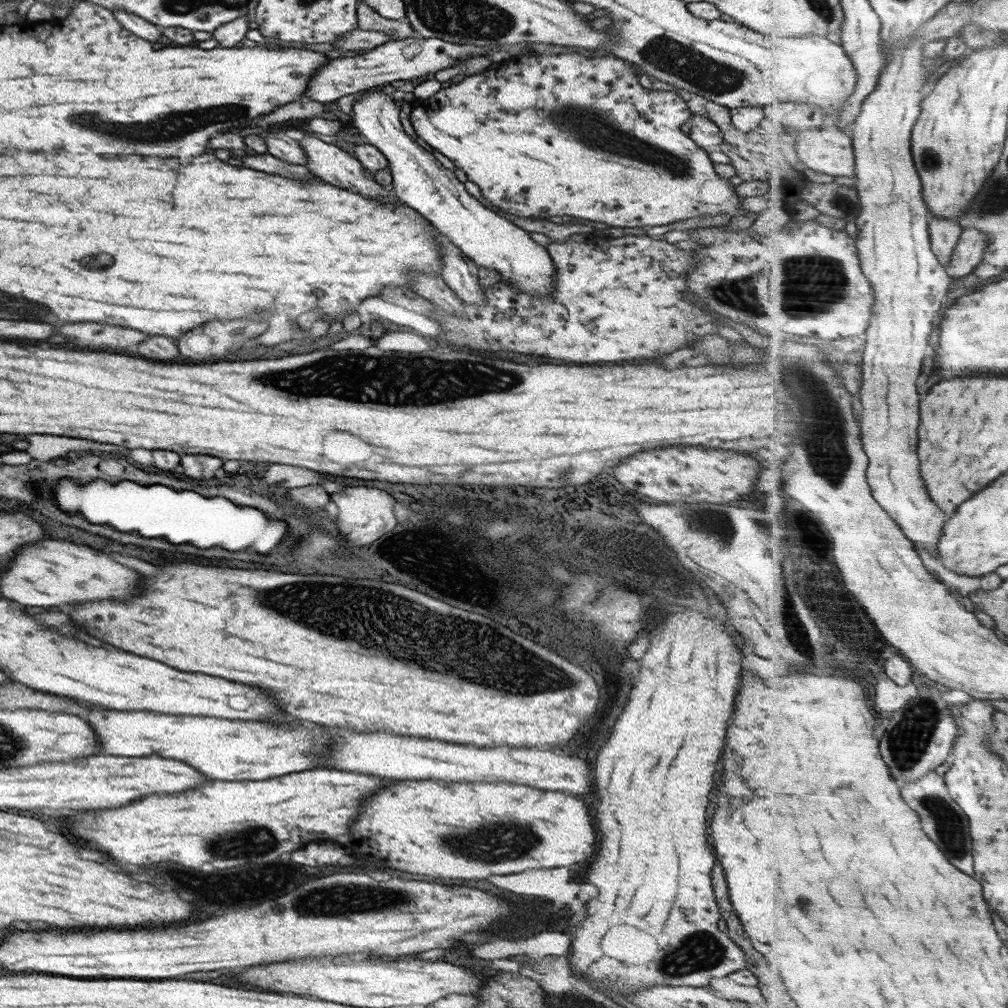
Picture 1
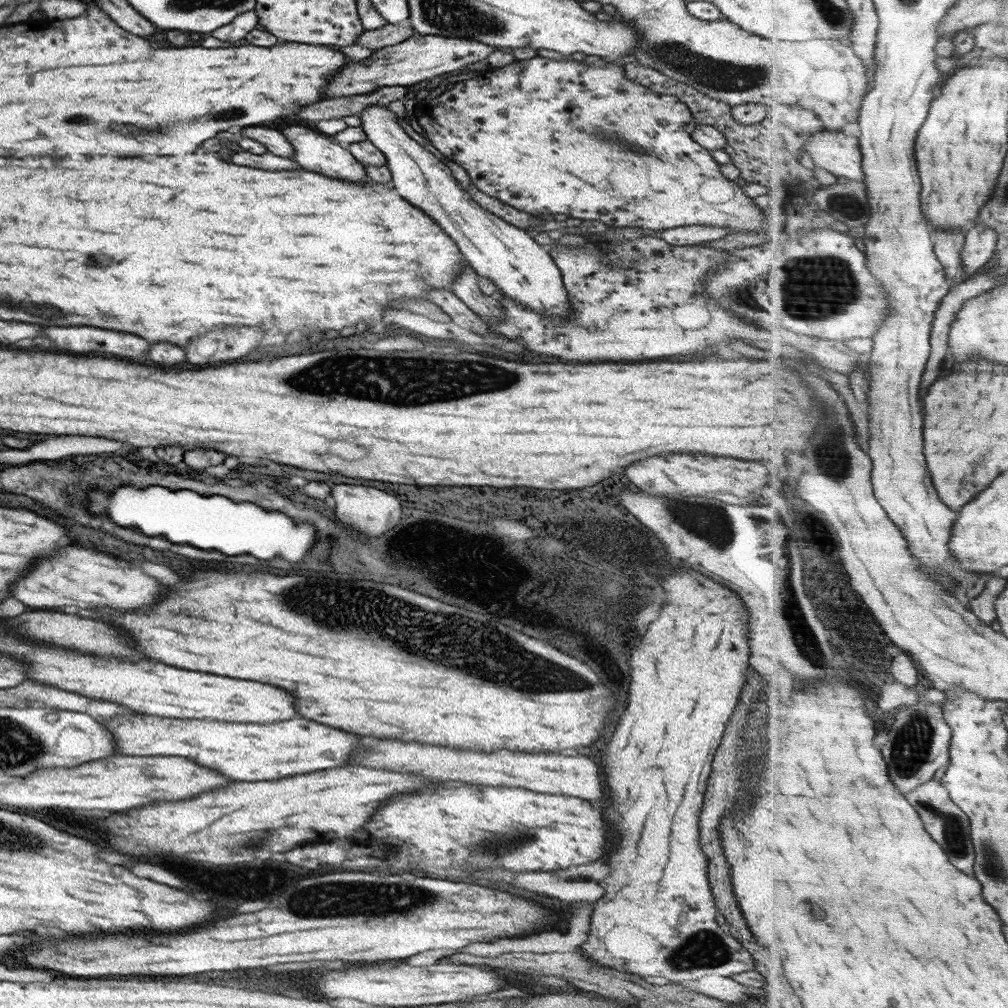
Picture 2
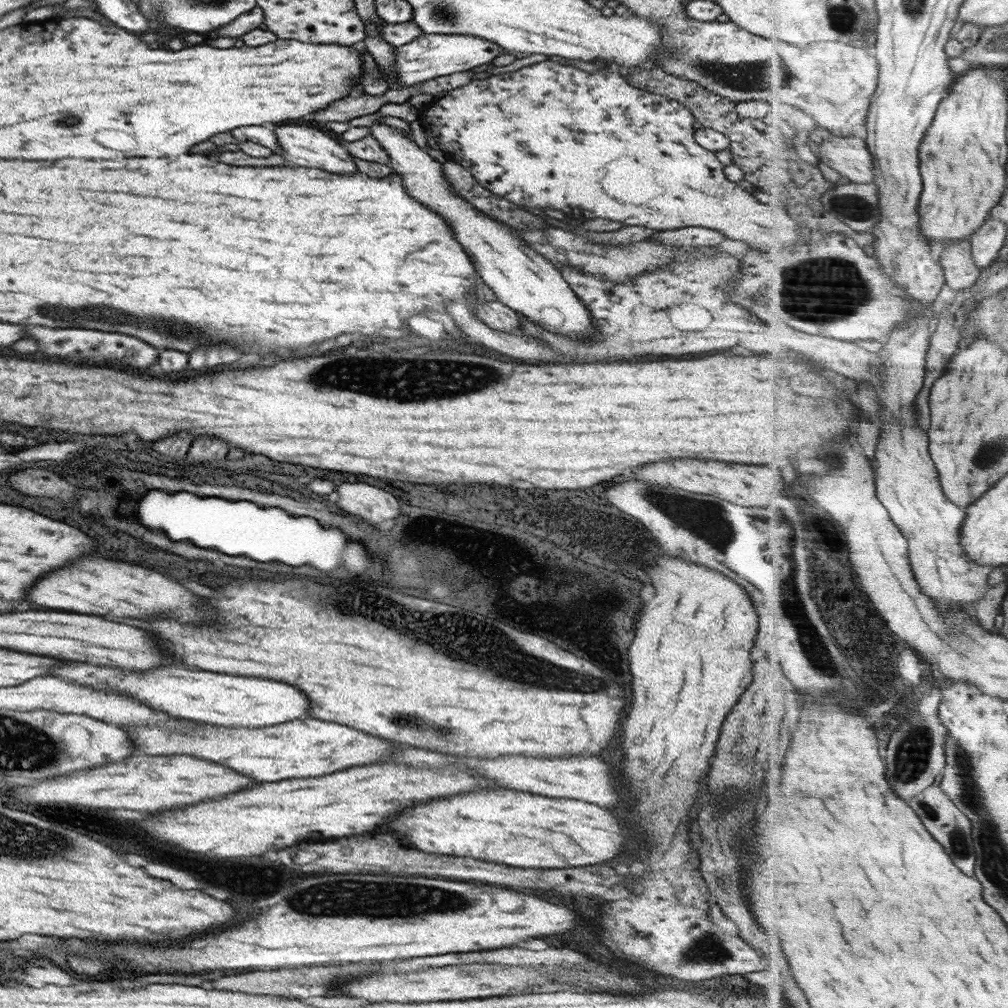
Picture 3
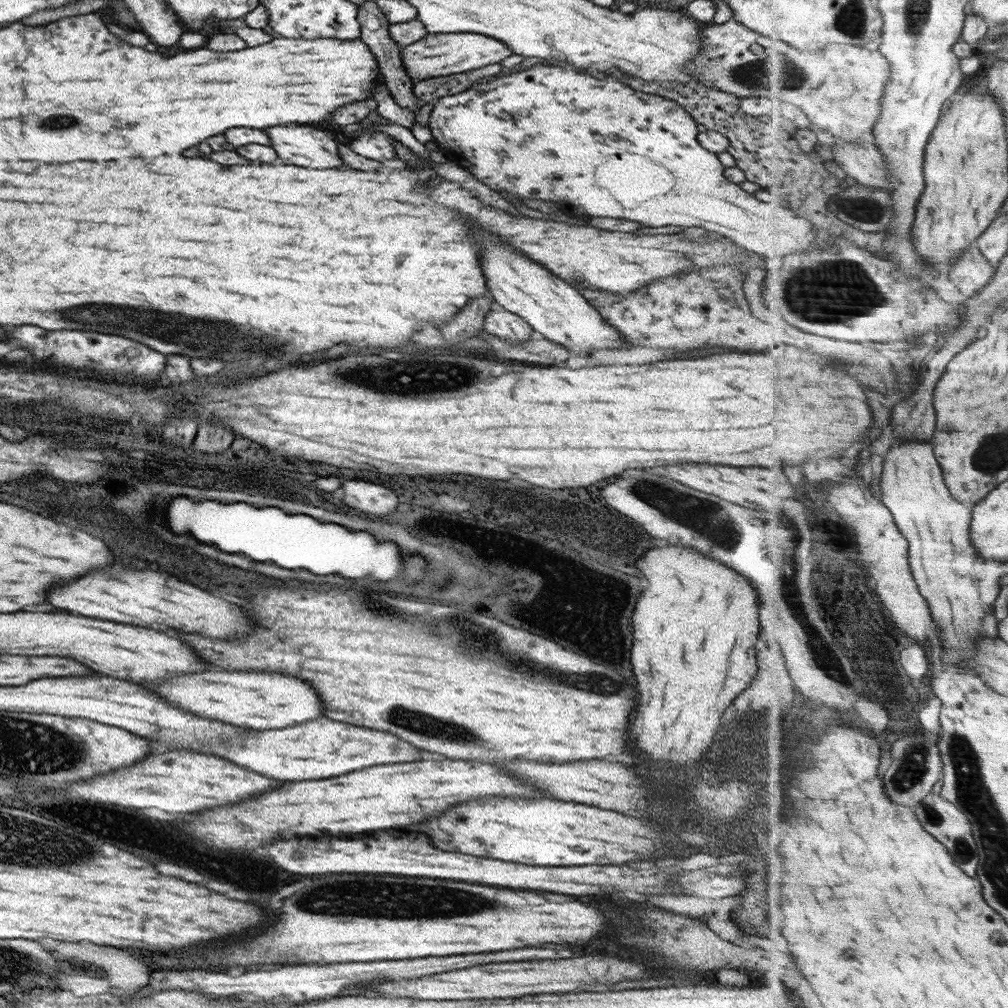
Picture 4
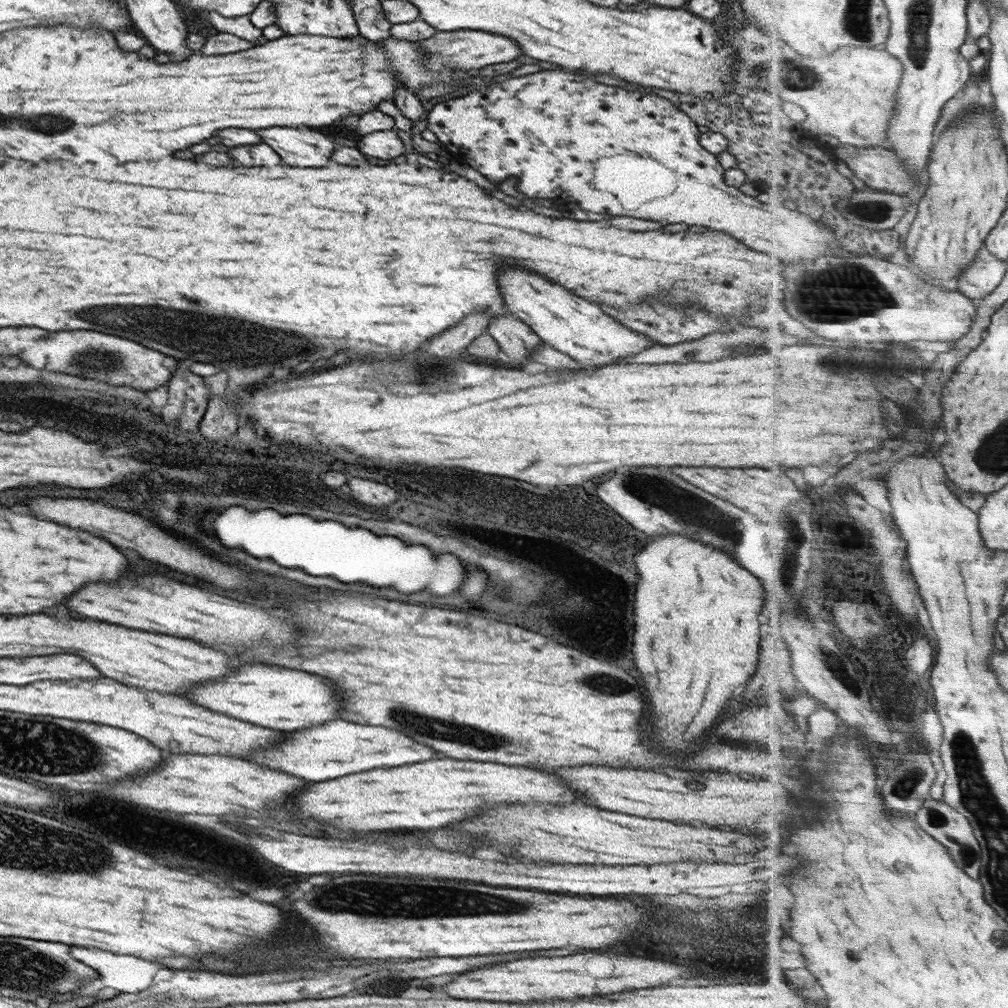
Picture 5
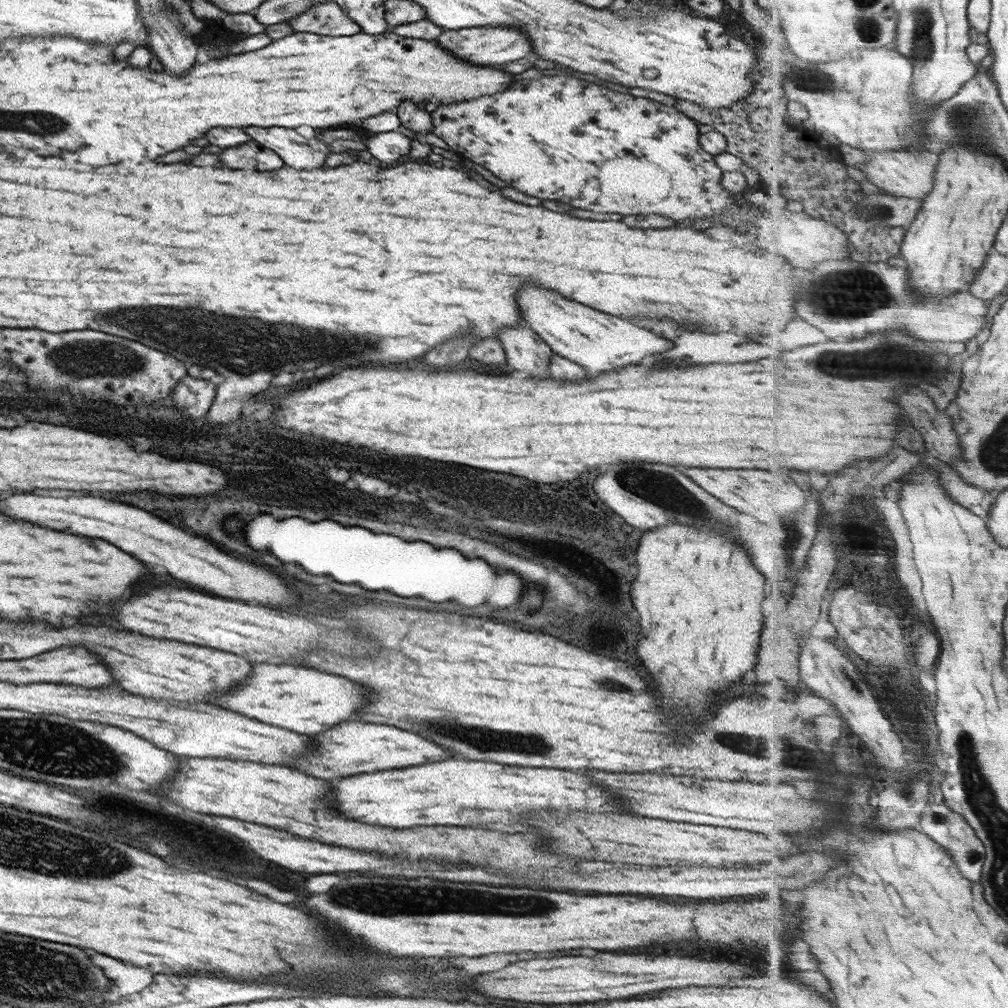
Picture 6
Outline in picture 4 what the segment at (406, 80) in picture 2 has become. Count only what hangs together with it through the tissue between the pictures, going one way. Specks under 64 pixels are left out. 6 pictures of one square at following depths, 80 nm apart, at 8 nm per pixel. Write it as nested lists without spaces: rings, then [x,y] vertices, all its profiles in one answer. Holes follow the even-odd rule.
[[[427,33],[423,38],[417,39],[411,44],[399,47],[399,54],[407,76],[415,78],[412,82],[433,78],[433,76],[447,76],[457,72],[475,70],[481,66],[501,62],[503,58],[511,56],[509,48],[505,48],[501,42],[495,42],[487,36],[479,36],[475,33]]]

